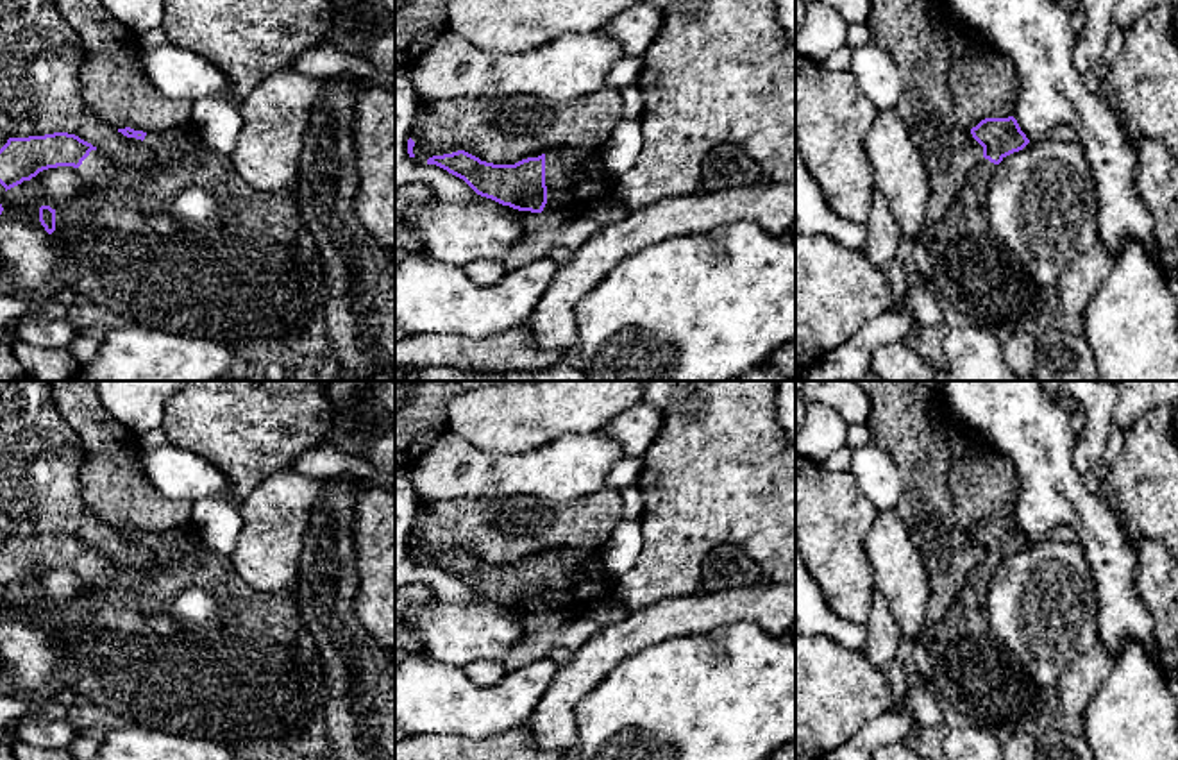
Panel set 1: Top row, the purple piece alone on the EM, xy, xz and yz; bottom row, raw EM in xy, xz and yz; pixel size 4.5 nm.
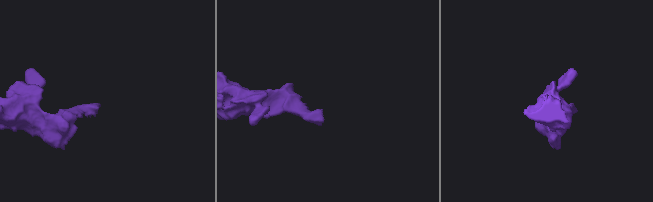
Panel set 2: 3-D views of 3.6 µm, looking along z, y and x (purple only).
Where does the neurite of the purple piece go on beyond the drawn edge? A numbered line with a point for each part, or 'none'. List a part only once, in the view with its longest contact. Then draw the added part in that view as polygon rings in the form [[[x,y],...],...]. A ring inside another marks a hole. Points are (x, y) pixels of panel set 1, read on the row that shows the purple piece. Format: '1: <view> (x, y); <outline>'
1: xz (576, 179); [[[563,147],[545,152],[545,186],[543,211],[577,218],[611,195],[617,179],[604,168],[599,150]]]

